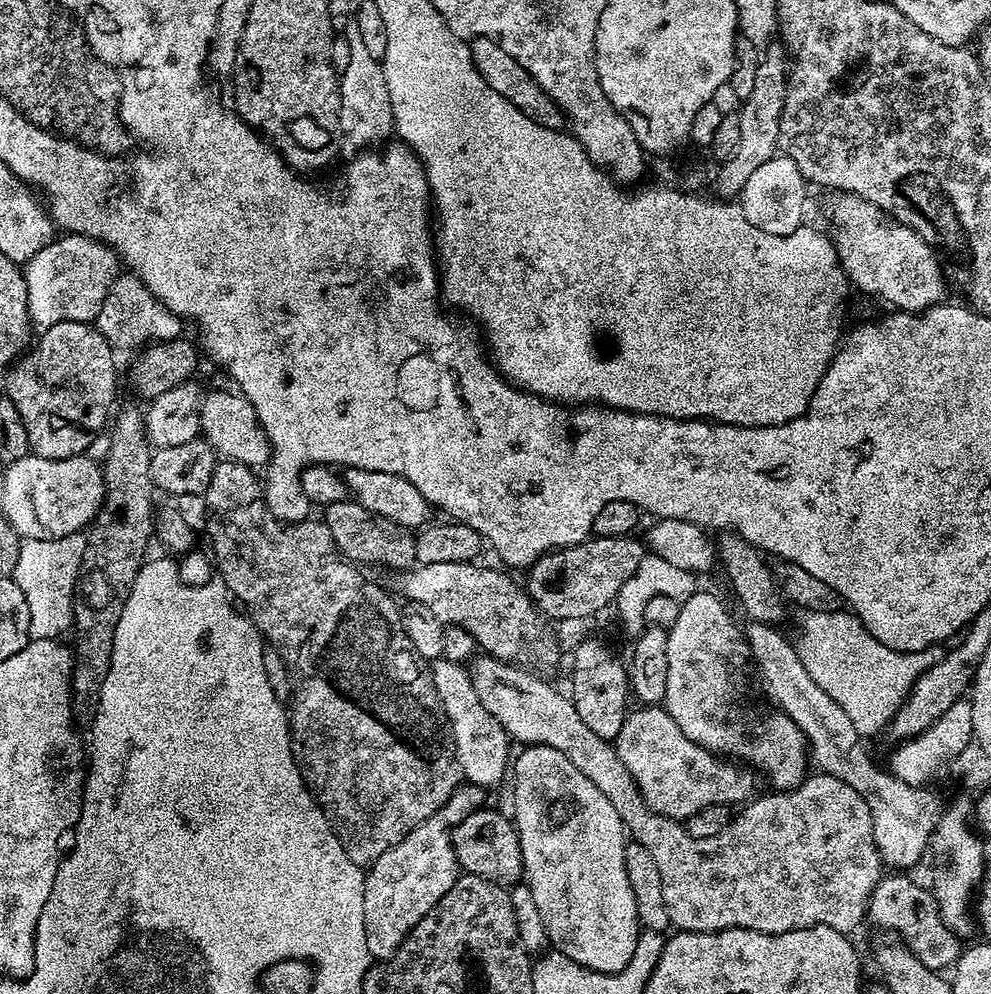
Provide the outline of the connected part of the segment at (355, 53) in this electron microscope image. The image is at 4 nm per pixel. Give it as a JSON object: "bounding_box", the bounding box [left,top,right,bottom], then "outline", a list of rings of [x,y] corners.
{"bounding_box":[339,22,394,150],"outline":[[[354,22],[342,28],[346,42],[350,42],[350,62],[346,70],[339,73],[340,78],[340,131],[343,139],[348,140],[356,150],[376,146],[379,140],[387,141],[394,132],[390,90],[386,90],[386,74],[381,60],[374,58],[362,42],[362,30]]]}

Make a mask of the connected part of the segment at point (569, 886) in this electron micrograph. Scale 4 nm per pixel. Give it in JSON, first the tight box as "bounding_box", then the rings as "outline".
{"bounding_box":[511,744,642,972],"outline":[[[541,744],[525,747],[523,751],[517,760],[515,757],[511,773],[511,815],[521,844],[523,879],[542,914],[548,943],[583,968],[595,972],[621,972],[626,962],[630,962],[642,931],[638,906],[634,906],[634,890],[630,890],[630,878],[624,869],[626,829],[622,818],[618,818],[618,810],[610,806],[606,794],[602,794],[566,754]]]}

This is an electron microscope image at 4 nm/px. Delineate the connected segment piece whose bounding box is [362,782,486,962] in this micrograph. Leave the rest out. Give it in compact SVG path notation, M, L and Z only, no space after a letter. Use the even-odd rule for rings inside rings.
M461 783L430 818L423 820L417 828L405 834L402 842L367 865L362 910L367 955L373 961L389 960L400 949L400 943L413 926L444 897L450 886L454 886L458 879L458 865L452 848L452 829L467 815L485 807L484 796L485 789L479 785Z

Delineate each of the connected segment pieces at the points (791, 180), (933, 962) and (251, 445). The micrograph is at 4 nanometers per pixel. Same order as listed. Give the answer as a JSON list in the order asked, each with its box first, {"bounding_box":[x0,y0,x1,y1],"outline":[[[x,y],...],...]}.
[{"bounding_box":[738,154,806,236],"outline":[[[777,154],[762,162],[762,166],[758,166],[758,170],[746,178],[746,186],[739,194],[738,203],[746,218],[758,226],[758,230],[785,236],[805,223],[804,188],[806,189],[804,175],[795,162],[789,156]]]},{"bounding_box":[868,874,962,970],"outline":[[[884,874],[874,886],[868,899],[869,921],[873,920],[880,928],[885,928],[901,944],[905,944],[922,962],[922,966],[933,970],[951,969],[959,960],[962,951],[961,937],[954,935],[942,922],[938,902],[932,896],[931,887],[911,880],[908,874]]]},{"bounding_box":[200,391,273,470],"outline":[[[239,391],[208,392],[200,397],[200,436],[223,459],[233,460],[253,470],[260,470],[271,461],[273,446],[258,422],[254,406]]]}]

